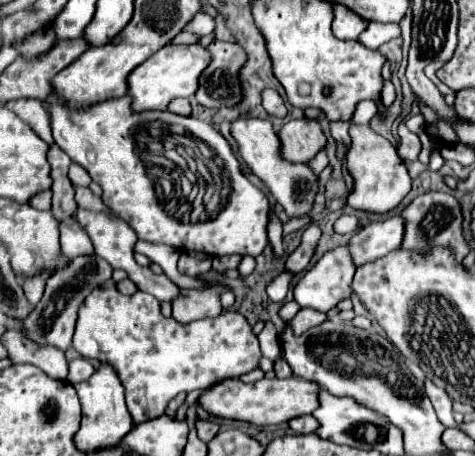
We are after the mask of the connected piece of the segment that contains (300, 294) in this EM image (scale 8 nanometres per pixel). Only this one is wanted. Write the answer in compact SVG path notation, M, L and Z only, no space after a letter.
M347 245L335 247L331 251L327 251L297 283L295 287L295 301L301 307L313 307L317 311L329 311L333 309L341 299L351 295L351 281L353 281L353 273L355 273L355 263L351 261L351 253Z

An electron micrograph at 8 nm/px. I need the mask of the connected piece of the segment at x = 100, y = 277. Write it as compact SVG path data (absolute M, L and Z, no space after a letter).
M81 255L81 257L67 261L67 265L63 269L59 269L57 273L53 273L49 277L43 299L37 303L35 311L23 321L23 327L27 329L27 337L35 343L55 345L65 351L73 339L79 305L97 285L111 279L111 271L113 271L111 265L107 265L107 261L103 261L103 257L99 257L99 255L93 255L93 257Z

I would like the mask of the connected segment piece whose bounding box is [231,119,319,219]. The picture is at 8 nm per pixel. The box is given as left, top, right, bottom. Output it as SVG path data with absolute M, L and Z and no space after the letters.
M239 119L231 123L231 135L237 139L241 157L251 167L251 171L261 179L273 199L285 209L287 217L299 219L309 217L315 197L319 193L319 175L307 163L291 163L281 157L279 135L275 133L271 121L265 119Z

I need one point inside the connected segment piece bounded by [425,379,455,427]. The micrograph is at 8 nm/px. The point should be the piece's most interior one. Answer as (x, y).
(441, 401)

